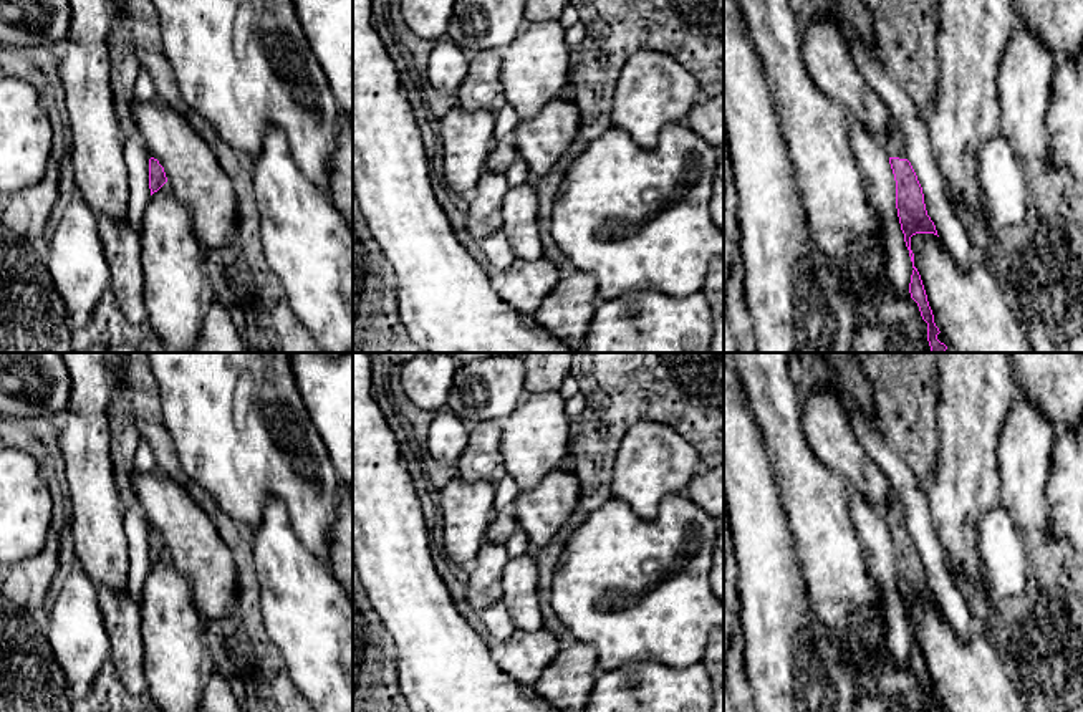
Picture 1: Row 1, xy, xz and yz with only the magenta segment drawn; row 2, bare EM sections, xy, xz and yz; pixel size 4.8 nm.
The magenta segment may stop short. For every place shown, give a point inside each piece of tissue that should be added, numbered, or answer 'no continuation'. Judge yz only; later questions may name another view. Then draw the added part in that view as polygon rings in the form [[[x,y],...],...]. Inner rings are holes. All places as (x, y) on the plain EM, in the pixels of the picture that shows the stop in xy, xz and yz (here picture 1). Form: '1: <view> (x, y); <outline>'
1: yz (895, 514); [[[891,492],[889,502],[884,512],[886,512],[888,528],[907,530],[902,503],[894,492]]]

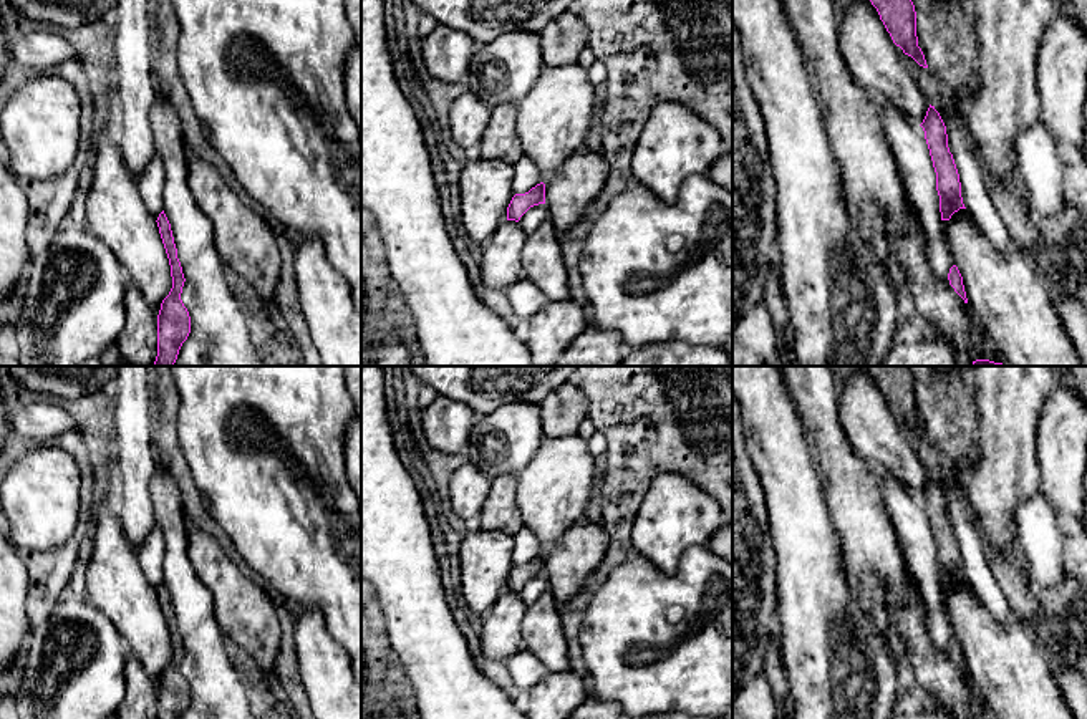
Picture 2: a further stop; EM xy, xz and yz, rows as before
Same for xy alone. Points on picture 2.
no continuation

